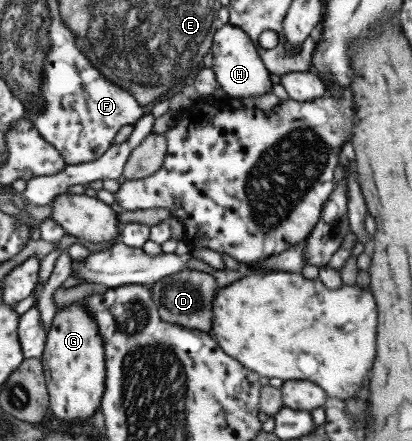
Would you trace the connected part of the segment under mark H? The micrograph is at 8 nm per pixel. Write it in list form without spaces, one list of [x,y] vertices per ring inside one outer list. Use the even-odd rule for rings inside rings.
[[[231,24],[218,25],[212,40],[213,61],[212,70],[221,89],[228,99],[247,101],[251,97],[259,97],[273,89],[271,73],[267,71],[255,43],[239,26]]]

